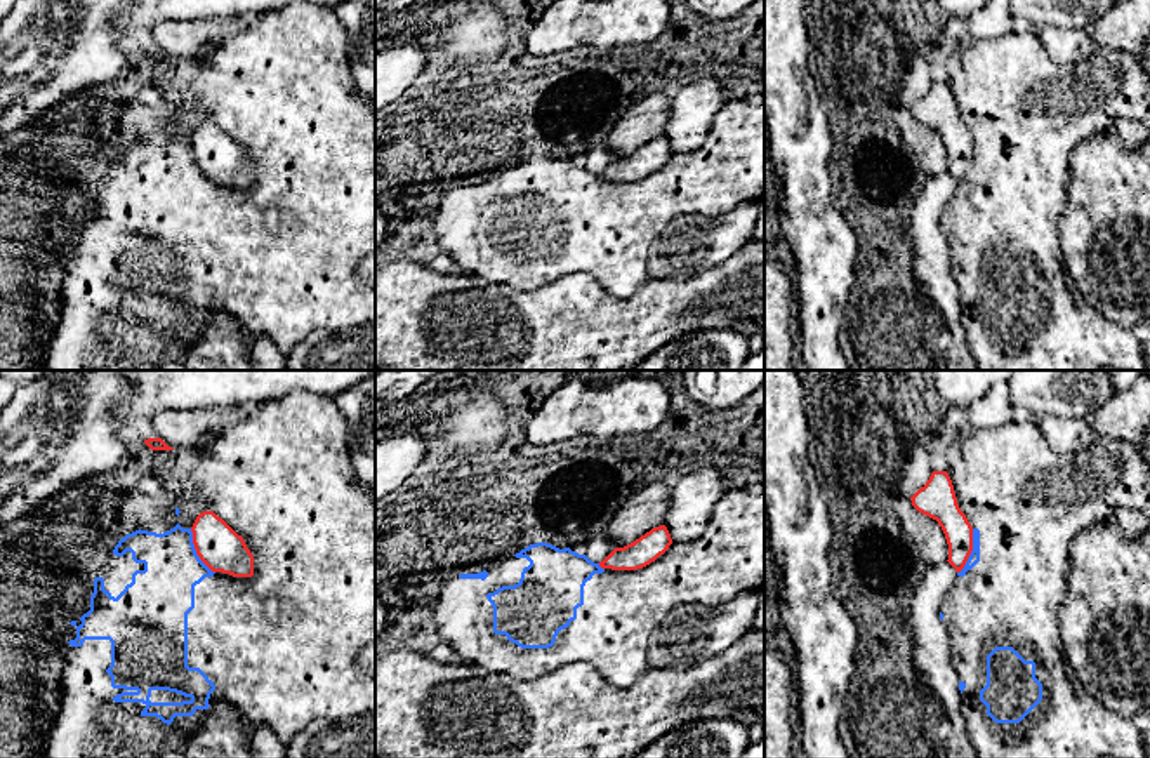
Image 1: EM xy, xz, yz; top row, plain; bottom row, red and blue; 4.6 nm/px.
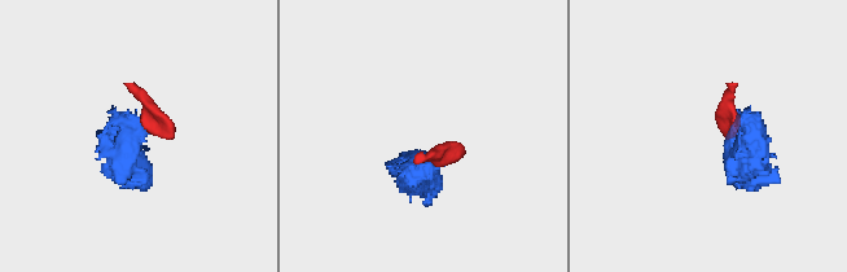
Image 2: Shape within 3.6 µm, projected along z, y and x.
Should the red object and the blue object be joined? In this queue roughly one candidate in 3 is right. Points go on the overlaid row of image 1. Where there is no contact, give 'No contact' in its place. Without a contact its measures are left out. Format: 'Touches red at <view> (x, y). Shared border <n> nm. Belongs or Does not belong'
Touches red at xy (197, 551). Shared border 240 nm. Does not belong

